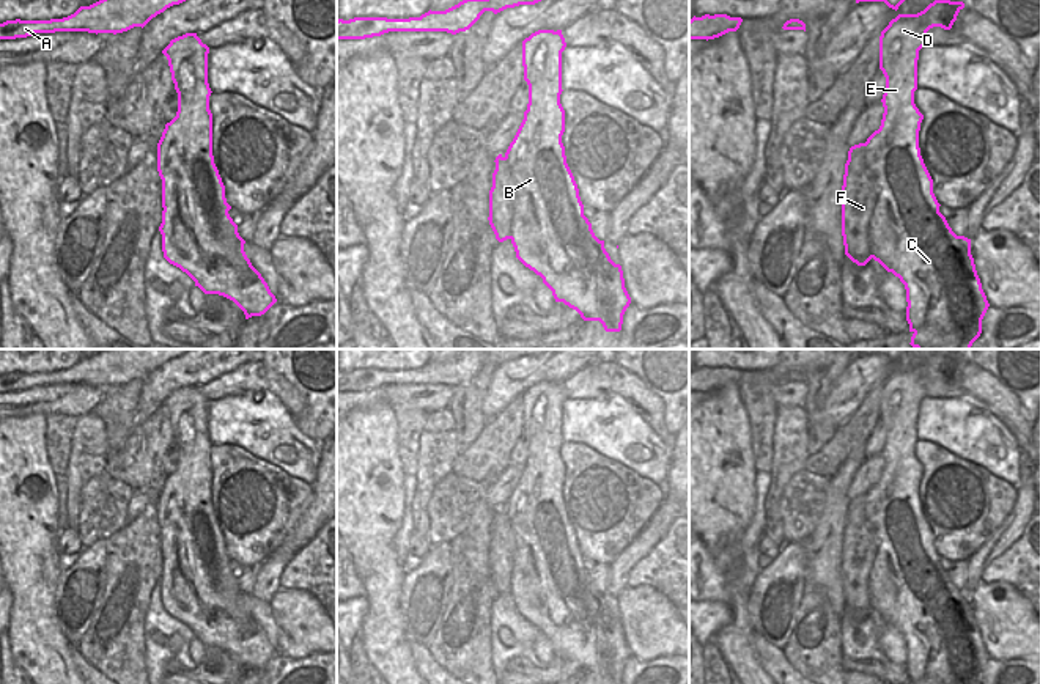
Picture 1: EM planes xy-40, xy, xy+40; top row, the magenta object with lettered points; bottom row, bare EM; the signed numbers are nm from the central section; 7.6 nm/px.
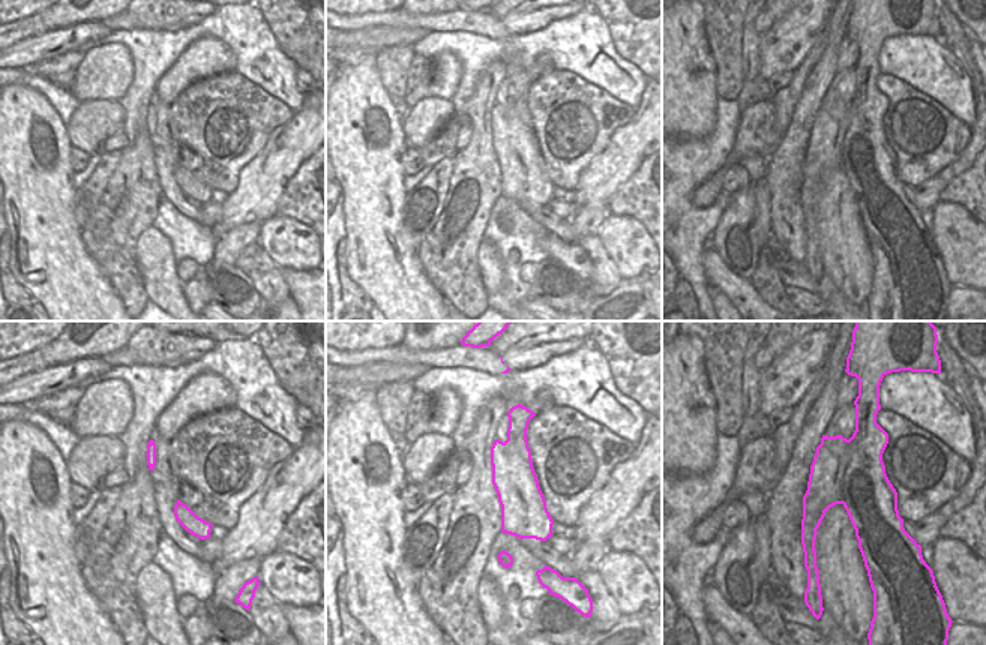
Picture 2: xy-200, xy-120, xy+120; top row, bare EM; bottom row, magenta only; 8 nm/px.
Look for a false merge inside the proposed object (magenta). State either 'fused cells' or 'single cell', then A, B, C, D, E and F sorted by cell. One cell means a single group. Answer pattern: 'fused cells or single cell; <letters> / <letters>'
fused cells; A B C D E / F

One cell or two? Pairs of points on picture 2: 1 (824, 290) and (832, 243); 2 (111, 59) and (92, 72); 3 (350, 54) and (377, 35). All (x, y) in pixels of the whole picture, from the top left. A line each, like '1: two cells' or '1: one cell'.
1: two cells
2: one cell
3: two cells

